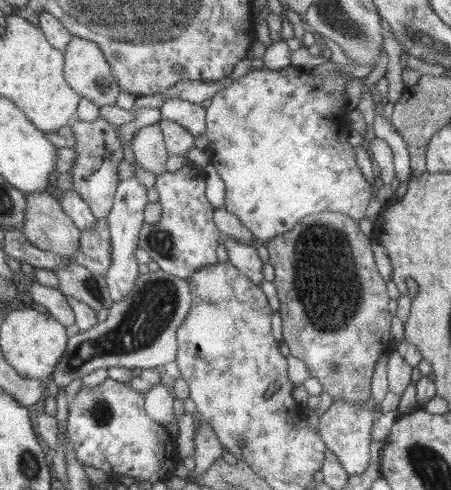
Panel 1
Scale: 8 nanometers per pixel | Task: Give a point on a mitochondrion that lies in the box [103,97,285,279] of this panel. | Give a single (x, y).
(161, 242)

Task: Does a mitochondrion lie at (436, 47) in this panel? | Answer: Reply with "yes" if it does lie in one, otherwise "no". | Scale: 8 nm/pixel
yes

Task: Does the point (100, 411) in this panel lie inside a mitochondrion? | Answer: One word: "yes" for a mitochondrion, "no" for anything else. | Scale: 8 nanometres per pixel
yes

